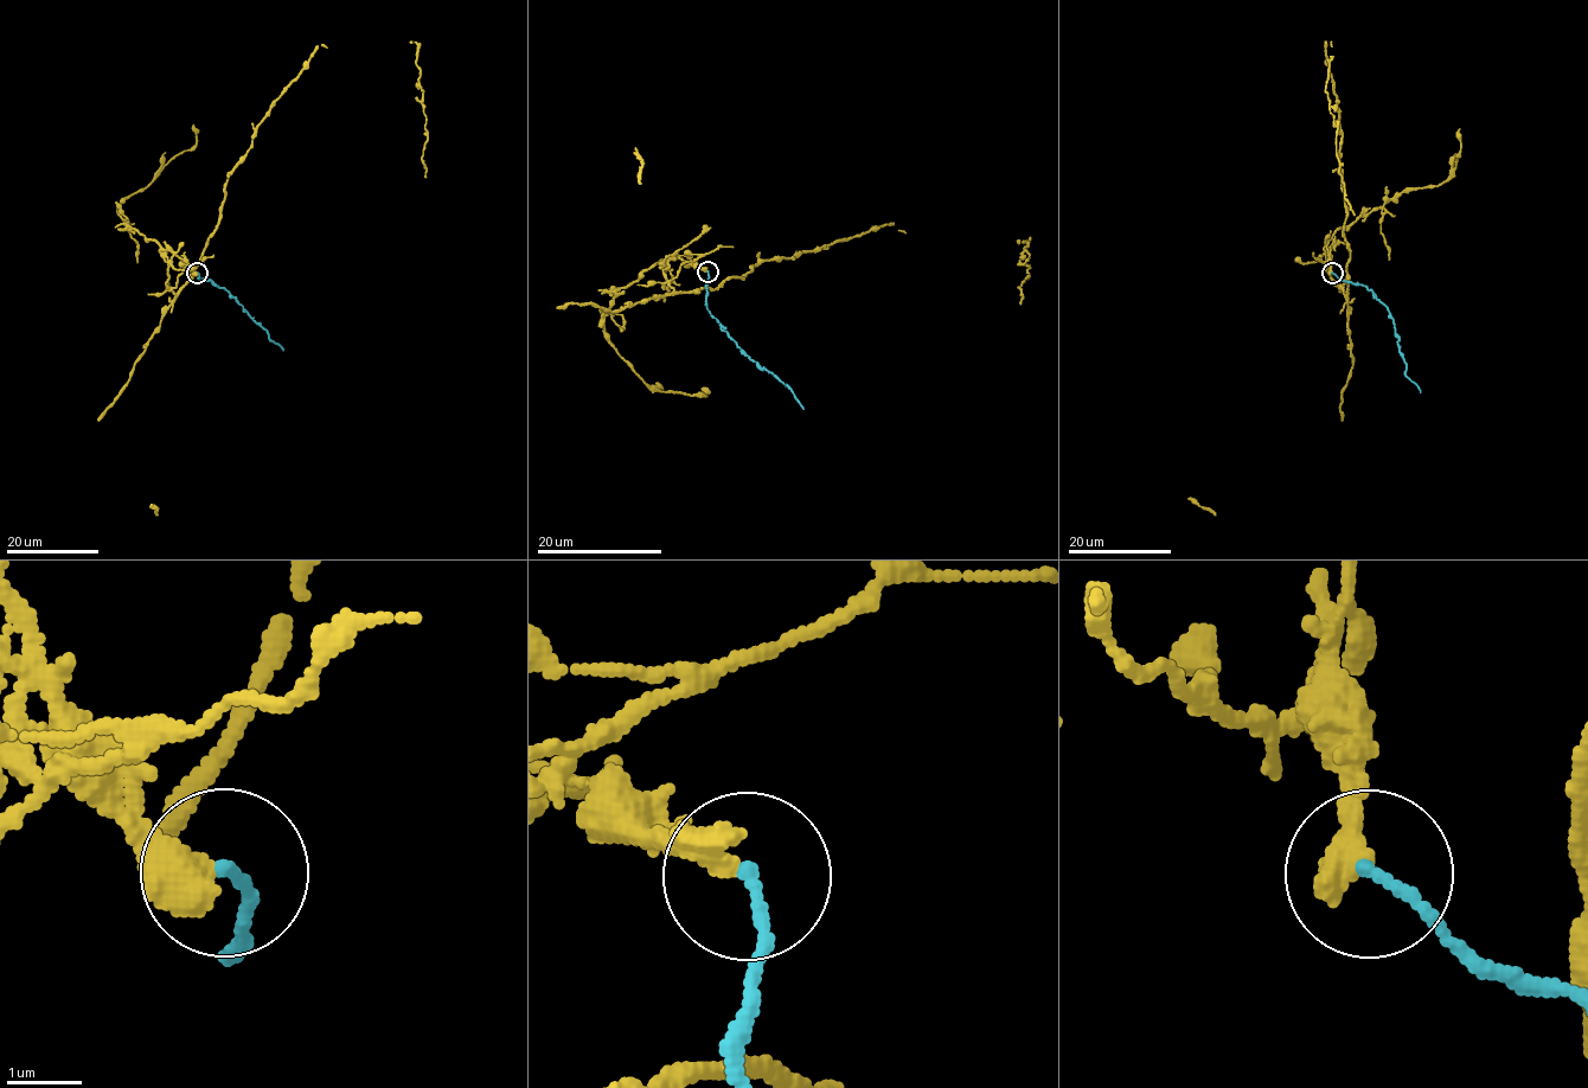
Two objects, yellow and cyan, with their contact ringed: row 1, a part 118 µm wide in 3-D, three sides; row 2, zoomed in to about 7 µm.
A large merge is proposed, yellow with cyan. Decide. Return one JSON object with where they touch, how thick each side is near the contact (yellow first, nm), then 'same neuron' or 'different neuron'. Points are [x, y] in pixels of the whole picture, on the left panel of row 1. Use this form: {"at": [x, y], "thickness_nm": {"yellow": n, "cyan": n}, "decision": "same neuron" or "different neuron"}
{"at": [197, 273], "thickness_nm": {"yellow": 480, "cyan": 170}, "decision": "different neuron"}

